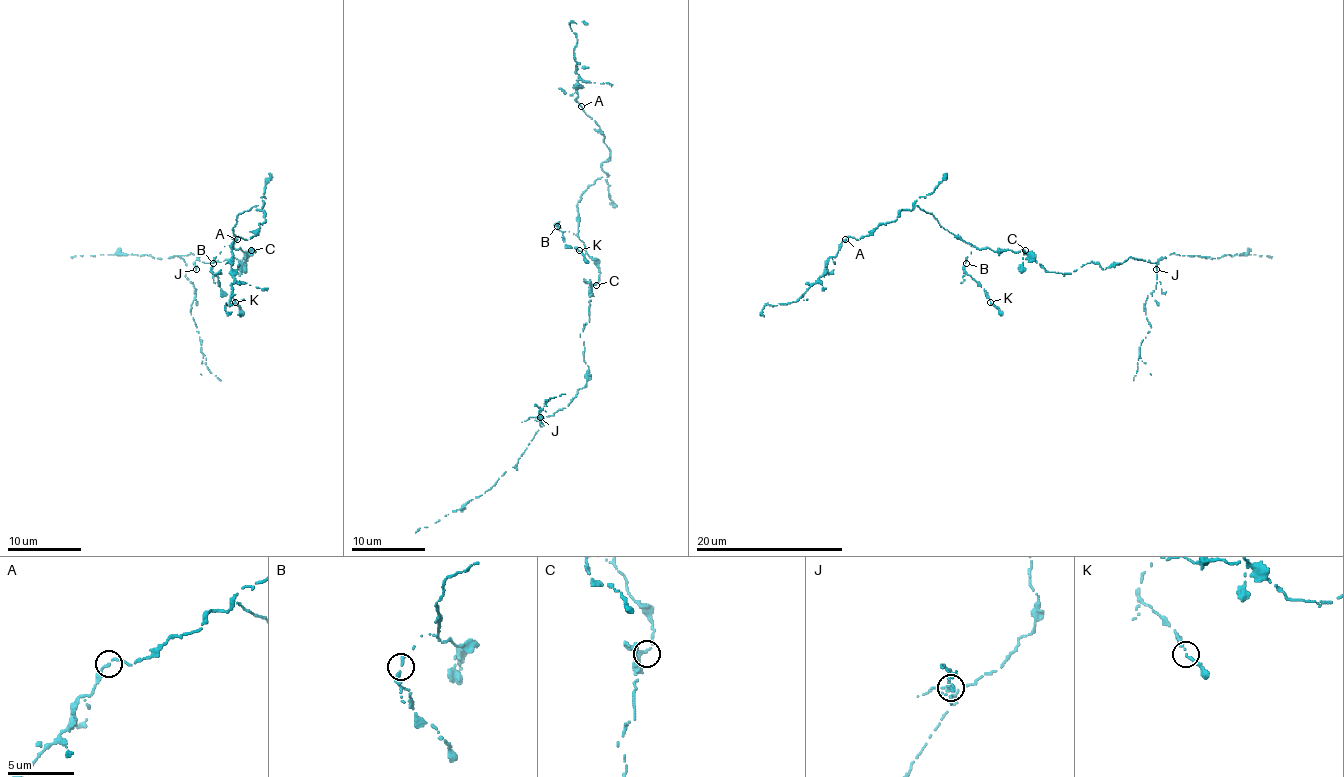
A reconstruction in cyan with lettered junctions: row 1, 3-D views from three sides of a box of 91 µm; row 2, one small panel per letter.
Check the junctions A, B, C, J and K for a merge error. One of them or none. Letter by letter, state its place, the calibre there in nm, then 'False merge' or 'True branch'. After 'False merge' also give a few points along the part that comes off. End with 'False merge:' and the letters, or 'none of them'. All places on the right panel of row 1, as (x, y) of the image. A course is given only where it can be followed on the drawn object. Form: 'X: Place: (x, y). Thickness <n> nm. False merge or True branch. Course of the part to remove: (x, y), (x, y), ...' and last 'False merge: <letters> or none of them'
A: Place: (845, 239). Thickness 190 nm. True branch
B: Place: (966, 263). Thickness 320 nm. True branch
C: Place: (1025, 250). Thickness 240 nm. True branch
J: Place: (1156, 269). Thickness 240 nm. False merge. Course of the part to remove: (1156, 269), (1156, 289), (1147, 295), (1145, 315), (1150, 328), (1139, 346), (1134, 380)
K: Place: (990, 302). Thickness 280 nm. True branch
False merge: J

